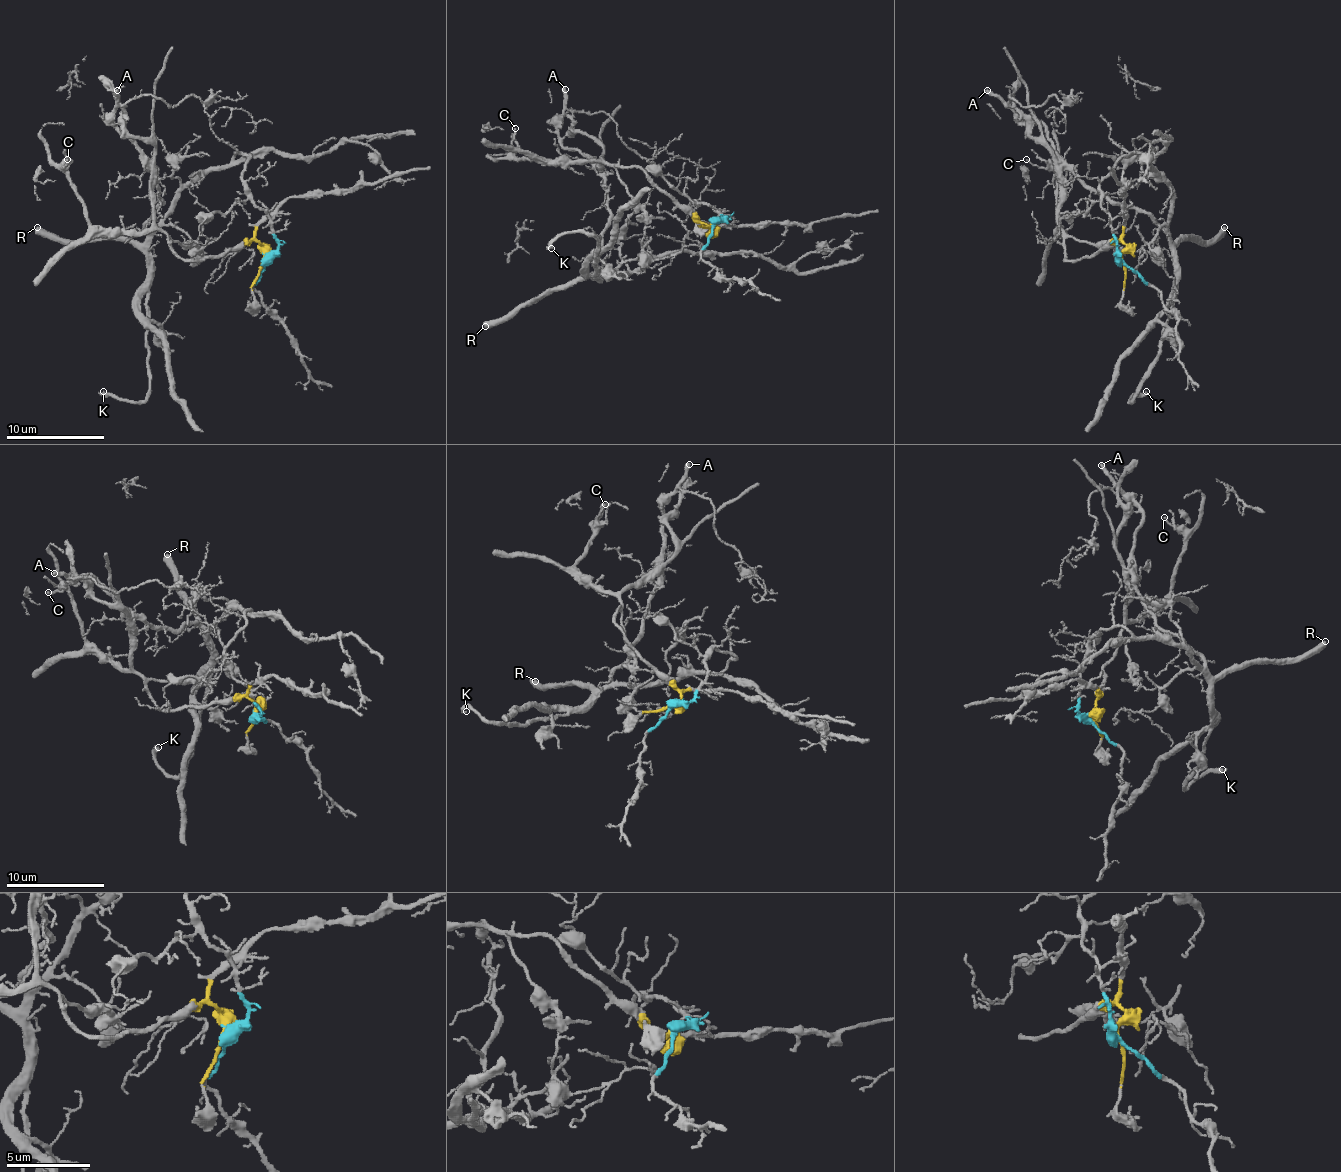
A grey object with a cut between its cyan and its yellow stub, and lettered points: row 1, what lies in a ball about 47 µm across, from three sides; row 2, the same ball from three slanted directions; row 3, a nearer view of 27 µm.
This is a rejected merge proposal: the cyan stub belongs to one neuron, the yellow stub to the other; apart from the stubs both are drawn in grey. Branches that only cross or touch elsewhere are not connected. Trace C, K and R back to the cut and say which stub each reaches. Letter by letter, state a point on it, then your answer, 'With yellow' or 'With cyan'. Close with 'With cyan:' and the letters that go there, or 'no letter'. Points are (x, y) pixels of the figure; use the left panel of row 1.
C: Place: (67, 159). With yellow
K: Place: (103, 391). With cyan
R: Place: (37, 227). With cyan
With cyan: K, R

